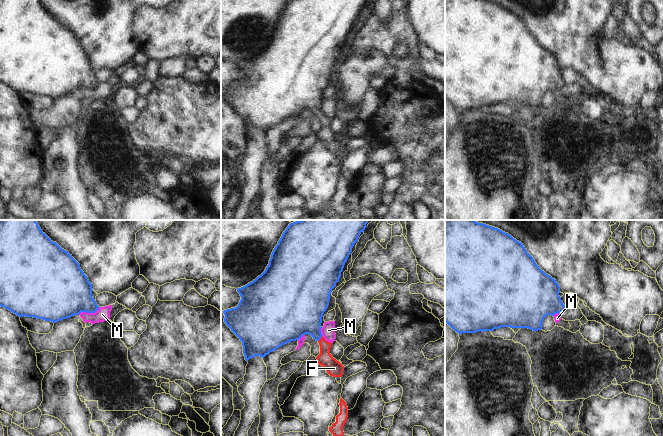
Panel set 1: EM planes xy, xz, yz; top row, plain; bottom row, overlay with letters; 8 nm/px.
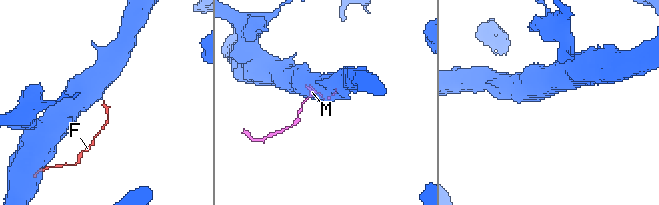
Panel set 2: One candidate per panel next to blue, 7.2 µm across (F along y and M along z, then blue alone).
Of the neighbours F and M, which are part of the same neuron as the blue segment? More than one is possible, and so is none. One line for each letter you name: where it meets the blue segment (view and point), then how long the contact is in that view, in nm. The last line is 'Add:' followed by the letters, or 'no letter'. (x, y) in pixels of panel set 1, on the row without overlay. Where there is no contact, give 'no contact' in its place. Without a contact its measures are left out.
F: xz (320, 114) | 60 nm
Add: F

